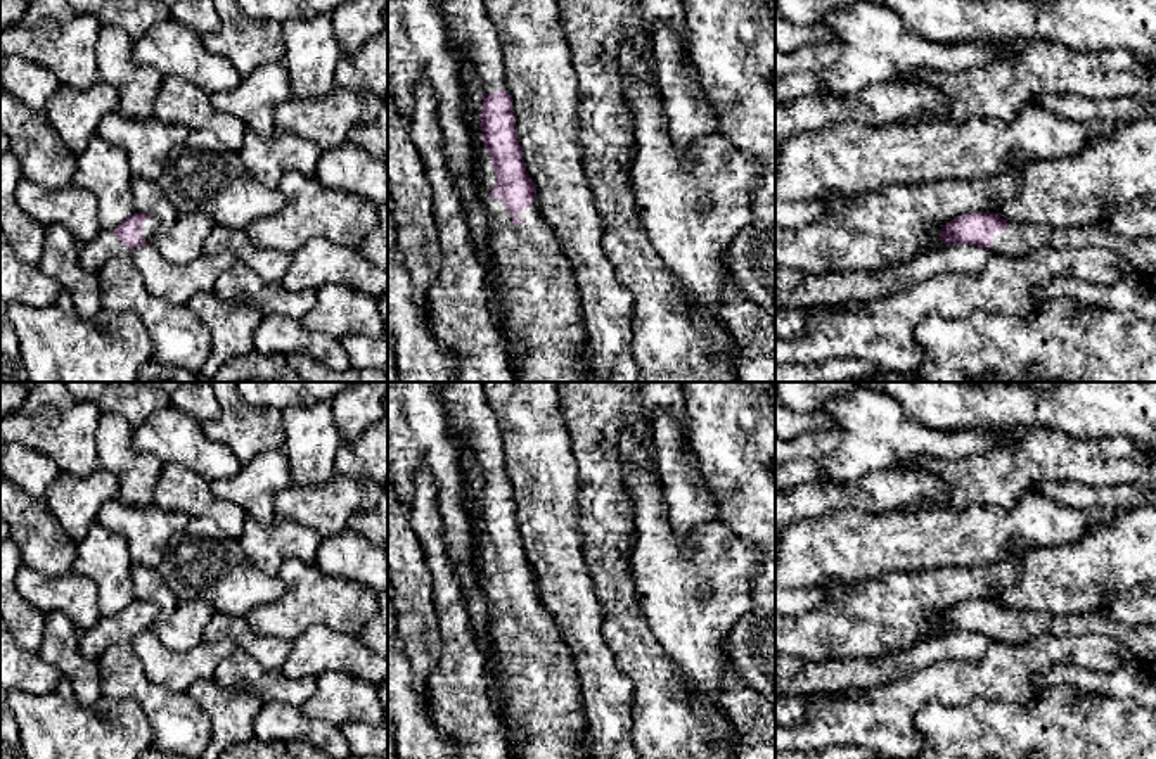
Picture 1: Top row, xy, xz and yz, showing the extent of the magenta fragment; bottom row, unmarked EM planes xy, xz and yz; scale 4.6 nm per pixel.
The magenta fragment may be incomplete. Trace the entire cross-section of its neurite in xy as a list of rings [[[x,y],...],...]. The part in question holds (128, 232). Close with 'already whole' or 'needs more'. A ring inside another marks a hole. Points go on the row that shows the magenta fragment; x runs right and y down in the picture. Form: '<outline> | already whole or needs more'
[[[133,213],[116,228],[100,230],[93,240],[80,246],[81,268],[97,273],[109,259],[151,242],[157,225],[157,218]]] | needs more

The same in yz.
[[[967,213],[940,230],[945,246],[969,244],[999,256],[1016,258],[1030,251],[1102,247],[1123,256],[1140,275],[1156,278],[1156,235],[1121,237],[1101,223],[1082,226],[1026,225],[993,213]]] | needs more

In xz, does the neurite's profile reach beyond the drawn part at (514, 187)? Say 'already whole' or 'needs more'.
needs more

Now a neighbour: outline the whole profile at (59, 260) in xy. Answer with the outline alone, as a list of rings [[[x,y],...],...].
[[[62,225],[45,228],[43,252],[36,266],[71,294],[80,318],[92,320],[104,308],[97,273],[81,268],[80,244]]]

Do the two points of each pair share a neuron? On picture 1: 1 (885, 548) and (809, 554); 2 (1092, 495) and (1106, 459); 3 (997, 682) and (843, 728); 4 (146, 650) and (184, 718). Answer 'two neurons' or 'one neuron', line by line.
1: one neuron
2: two neurons
3: one neuron
4: two neurons

